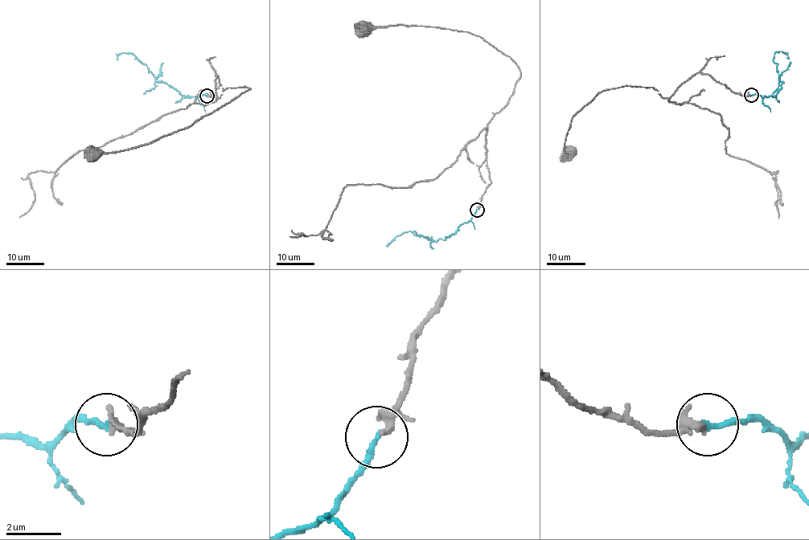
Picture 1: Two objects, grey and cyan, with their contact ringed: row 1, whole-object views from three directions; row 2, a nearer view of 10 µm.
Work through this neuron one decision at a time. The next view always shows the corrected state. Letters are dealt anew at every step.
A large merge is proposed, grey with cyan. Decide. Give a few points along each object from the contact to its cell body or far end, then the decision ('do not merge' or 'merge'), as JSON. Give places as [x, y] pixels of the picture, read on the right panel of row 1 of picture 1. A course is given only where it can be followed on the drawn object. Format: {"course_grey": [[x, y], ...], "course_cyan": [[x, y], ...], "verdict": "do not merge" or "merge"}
{"course_grey": [[750, 95], [735, 93], [697, 72], [668, 97], [643, 87], [601, 91], [571, 120], [567, 154]], "course_cyan": [[751, 95], [774, 96], [783, 83], [774, 61], [774, 54], [782, 51], [789, 59]], "verdict": "merge"}

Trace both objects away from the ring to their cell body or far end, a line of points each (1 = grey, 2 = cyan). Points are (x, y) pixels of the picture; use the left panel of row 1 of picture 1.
1: (207, 95), (220, 84), (216, 73), (217, 98), (226, 88), (250, 88), (147, 143), (95, 159), (92, 153)
2: (206, 95), (199, 98), (184, 97), (166, 83), (157, 82), (148, 67), (134, 55), (121, 52), (117, 60)

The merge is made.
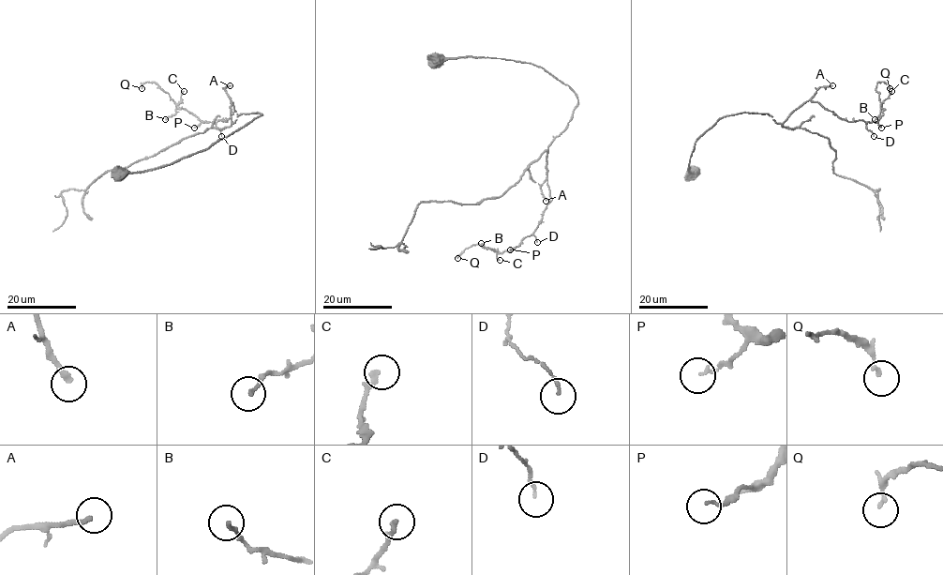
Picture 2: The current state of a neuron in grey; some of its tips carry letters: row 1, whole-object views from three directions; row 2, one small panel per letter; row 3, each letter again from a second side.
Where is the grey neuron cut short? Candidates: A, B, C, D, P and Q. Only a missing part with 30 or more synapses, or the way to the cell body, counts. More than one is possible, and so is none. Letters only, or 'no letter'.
A

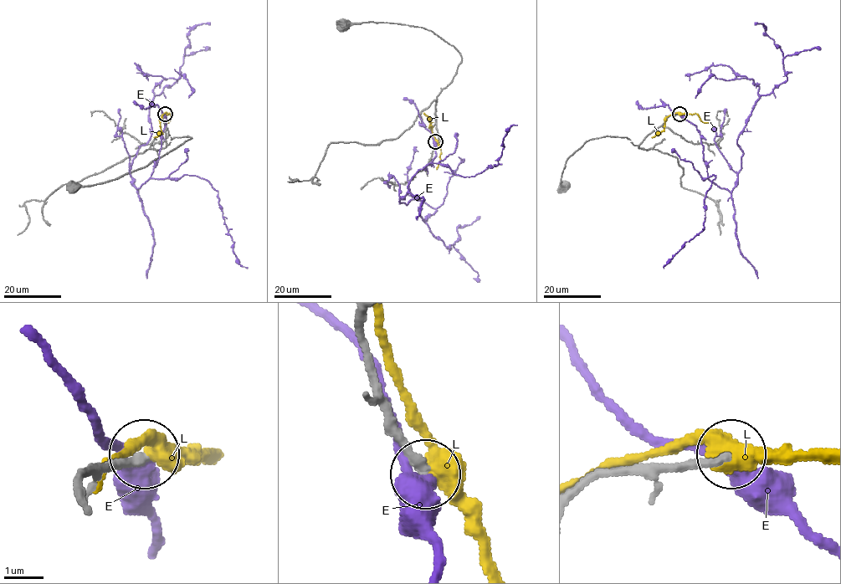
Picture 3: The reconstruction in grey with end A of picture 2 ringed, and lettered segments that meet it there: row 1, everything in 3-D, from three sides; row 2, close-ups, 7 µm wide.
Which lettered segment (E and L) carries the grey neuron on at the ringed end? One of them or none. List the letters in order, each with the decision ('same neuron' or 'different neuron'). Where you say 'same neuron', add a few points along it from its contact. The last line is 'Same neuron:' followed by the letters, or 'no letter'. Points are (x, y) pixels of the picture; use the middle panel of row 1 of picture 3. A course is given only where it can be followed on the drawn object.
E: different neuron
L: different neuron
Same neuron: no letter

